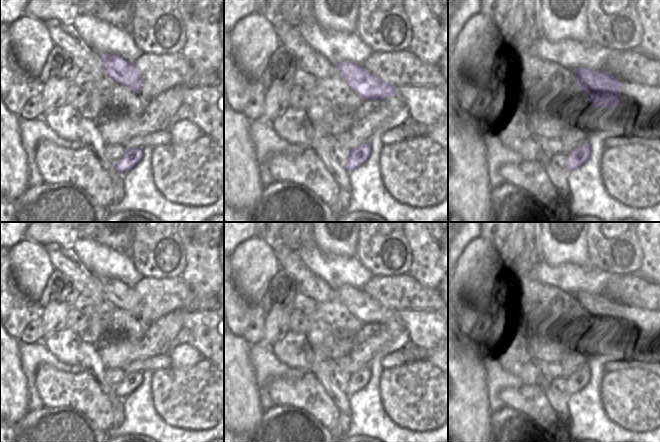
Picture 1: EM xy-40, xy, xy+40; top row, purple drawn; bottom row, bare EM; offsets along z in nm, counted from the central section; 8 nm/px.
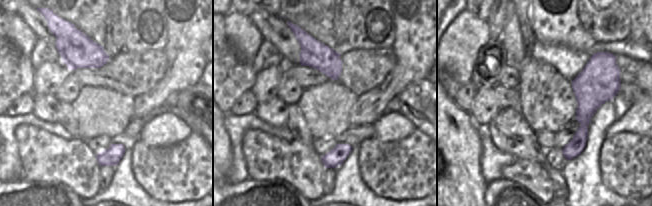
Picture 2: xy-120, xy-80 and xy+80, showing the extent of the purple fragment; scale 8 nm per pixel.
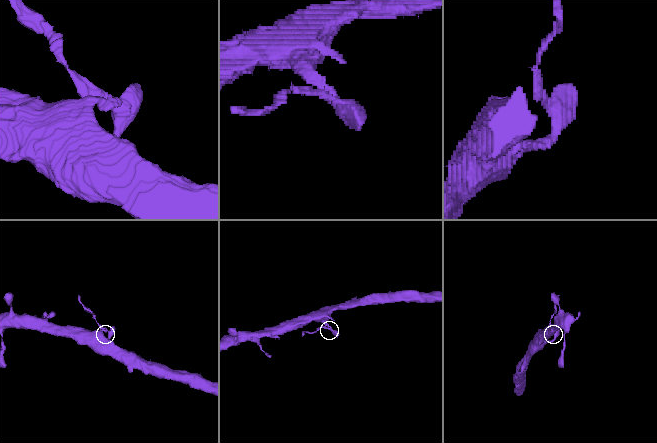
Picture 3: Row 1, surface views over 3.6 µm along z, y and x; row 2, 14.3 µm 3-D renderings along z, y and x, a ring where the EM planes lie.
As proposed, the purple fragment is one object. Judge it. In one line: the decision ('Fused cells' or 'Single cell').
Fused cells

